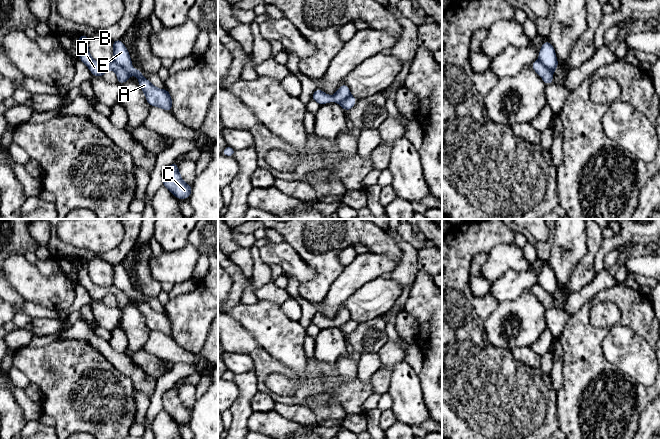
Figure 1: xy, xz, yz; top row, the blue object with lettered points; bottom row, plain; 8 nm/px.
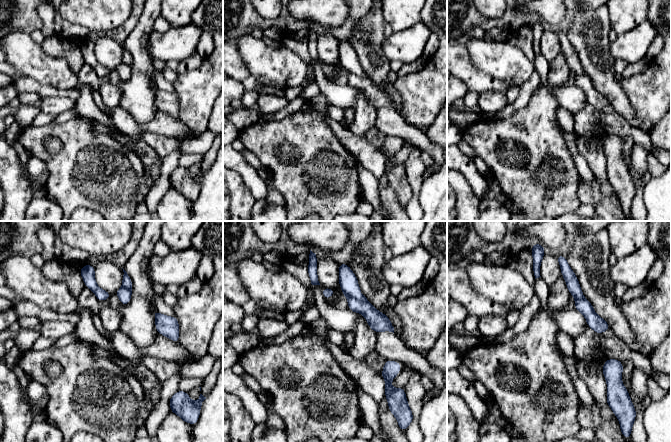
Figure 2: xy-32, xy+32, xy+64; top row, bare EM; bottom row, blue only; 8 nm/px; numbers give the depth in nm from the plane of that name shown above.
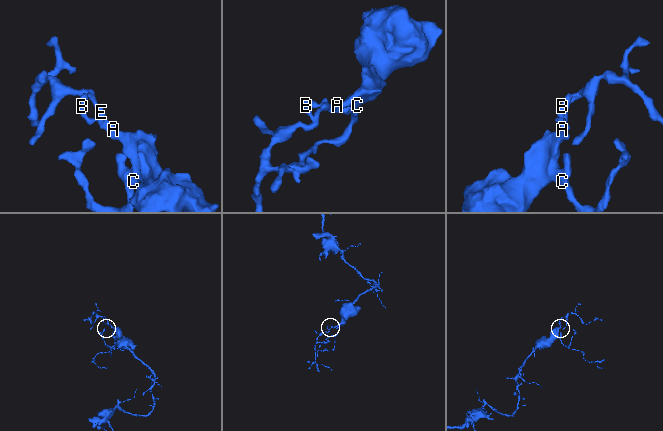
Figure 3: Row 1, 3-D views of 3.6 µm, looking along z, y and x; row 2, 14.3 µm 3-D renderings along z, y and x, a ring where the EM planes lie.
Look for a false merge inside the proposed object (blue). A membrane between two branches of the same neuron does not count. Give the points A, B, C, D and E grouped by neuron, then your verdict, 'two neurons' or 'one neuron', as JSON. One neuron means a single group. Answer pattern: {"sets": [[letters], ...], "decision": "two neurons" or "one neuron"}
{"sets": [["A", "B", "C", "D"], ["E"]], "decision": "two neurons"}

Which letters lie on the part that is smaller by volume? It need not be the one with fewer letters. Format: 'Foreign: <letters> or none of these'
Foreign: E

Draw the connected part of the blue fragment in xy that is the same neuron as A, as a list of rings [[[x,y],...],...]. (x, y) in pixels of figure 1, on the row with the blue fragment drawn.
[[[139,77],[138,84],[144,92],[146,101],[150,106],[159,107],[171,112],[172,98],[167,89],[159,89],[155,87],[145,77]]]

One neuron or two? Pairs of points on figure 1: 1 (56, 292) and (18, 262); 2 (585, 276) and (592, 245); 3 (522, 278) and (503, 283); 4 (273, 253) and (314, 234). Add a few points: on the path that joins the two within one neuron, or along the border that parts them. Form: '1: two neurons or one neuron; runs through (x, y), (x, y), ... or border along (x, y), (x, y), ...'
1: one neuron; runs through (47, 291), (27, 271)
2: one neuron; runs through (585, 268), (590, 253)
3: one neuron; runs through (517, 282), (508, 283)
4: two neurons; border along (284, 240), (306, 263)

